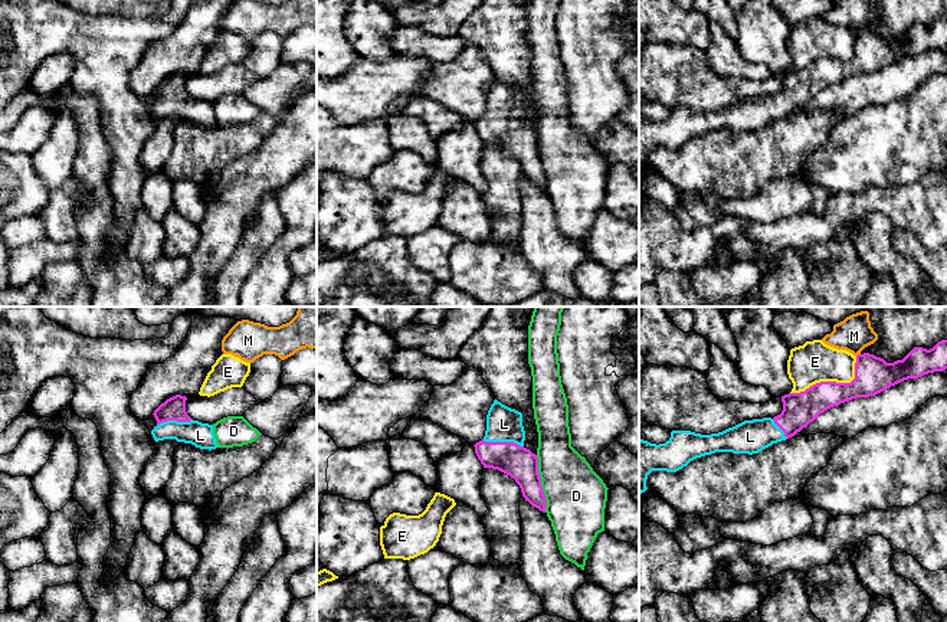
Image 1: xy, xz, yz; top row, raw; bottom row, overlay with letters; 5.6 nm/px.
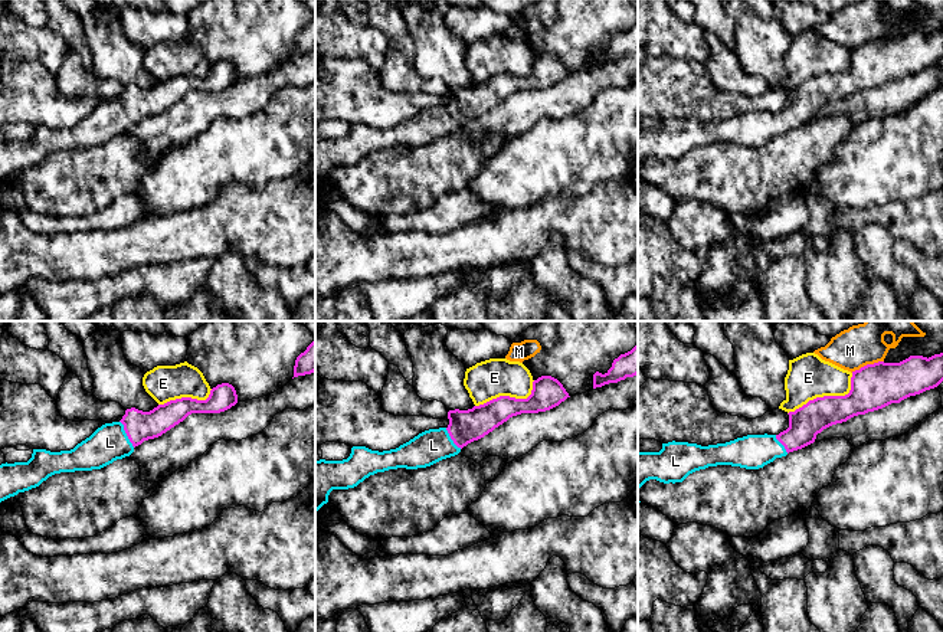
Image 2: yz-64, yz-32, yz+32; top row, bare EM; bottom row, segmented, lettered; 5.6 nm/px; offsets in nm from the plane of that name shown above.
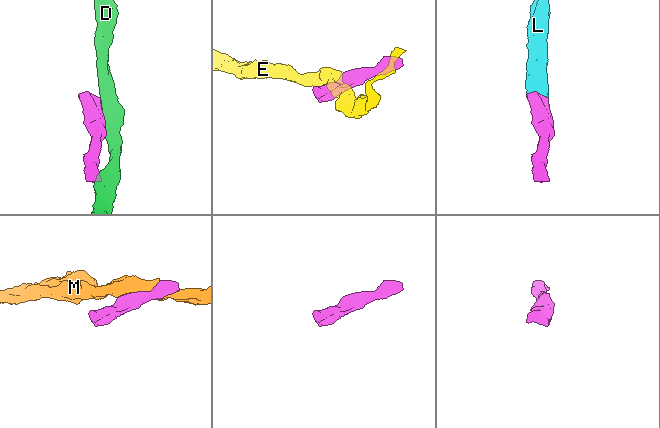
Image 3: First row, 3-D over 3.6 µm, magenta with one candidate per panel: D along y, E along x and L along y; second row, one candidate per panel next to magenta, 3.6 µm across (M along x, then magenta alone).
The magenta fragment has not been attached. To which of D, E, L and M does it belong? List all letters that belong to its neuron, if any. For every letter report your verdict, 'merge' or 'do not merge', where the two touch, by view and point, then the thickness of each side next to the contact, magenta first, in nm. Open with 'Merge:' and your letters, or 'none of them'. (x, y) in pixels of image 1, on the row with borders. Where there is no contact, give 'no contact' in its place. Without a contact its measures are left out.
Merge: L
D: do not merge; meets magenta in xz at (540, 484); 180 nm thick on the magenta side, 340 nm on the other
E: do not merge; meets magenta in yz at (832, 382); 200 nm thick on the magenta side, 240 nm on the other
L: merge; meets magenta in xz at (503, 442); 180 nm thick on the magenta side, 190 nm on the other
M: do not merge; meets magenta in yz at (858, 354); 200 nm thick on the magenta side, 190 nm on the other

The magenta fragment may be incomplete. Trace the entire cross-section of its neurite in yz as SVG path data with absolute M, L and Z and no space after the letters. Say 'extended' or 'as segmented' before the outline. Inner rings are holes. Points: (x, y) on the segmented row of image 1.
extended; M947 340L933 348L914 347L902 360L887 363L869 353L858 354L851 383L820 382L805 392L781 396L780 415L744 420L718 433L672 431L665 443L639 438L639 494L648 490L652 471L676 472L691 461L715 452L758 454L806 428L825 410L856 397L875 396L908 379L947 369Z

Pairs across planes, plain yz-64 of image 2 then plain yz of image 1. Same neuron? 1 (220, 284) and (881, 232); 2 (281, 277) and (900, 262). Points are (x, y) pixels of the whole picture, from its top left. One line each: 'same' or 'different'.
1: same
2: different

